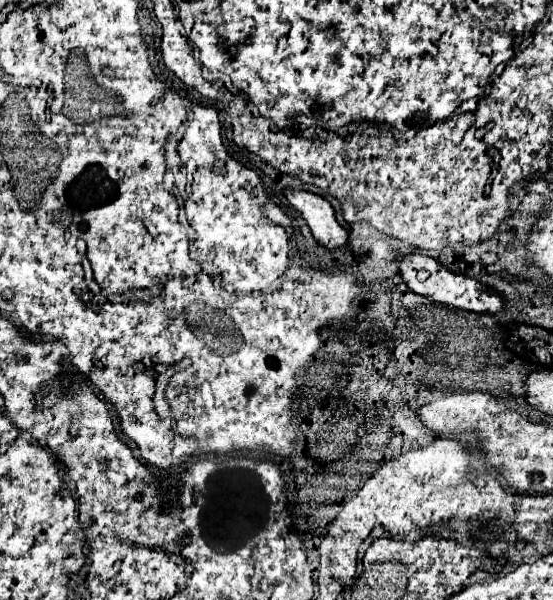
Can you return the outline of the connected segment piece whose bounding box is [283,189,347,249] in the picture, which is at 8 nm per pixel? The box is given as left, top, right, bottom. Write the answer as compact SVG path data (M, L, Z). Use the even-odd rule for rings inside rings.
M285 189L283 193L291 201L291 205L303 215L309 229L313 231L313 237L321 245L337 249L347 243L347 231L339 227L339 223L335 221L333 207L327 199L309 191L295 191L295 189Z

